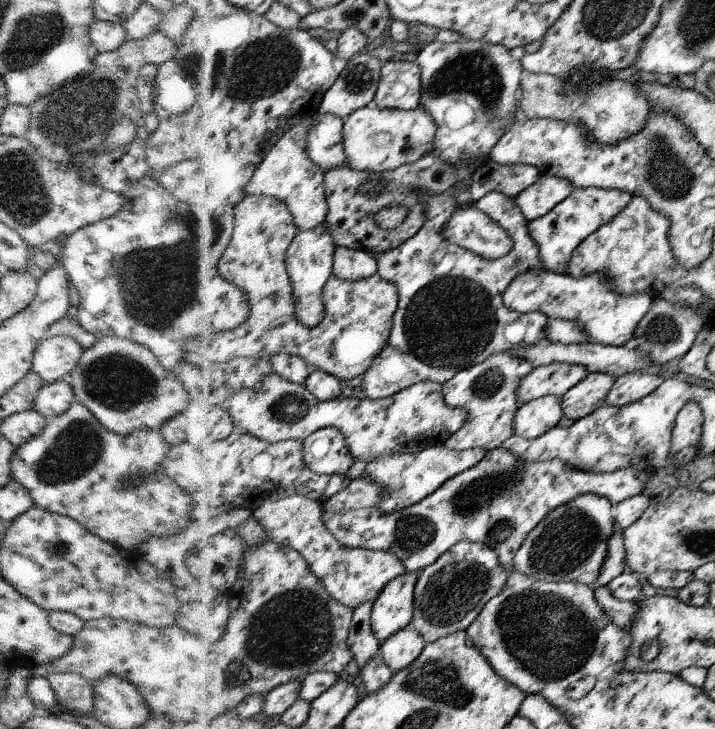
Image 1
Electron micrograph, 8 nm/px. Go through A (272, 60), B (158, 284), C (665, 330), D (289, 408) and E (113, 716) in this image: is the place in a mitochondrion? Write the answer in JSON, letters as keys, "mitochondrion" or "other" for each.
{"A":"mitochondrion","B":"mitochondrion","C":"mitochondrion","D":"mitochondrion","E":"other"}

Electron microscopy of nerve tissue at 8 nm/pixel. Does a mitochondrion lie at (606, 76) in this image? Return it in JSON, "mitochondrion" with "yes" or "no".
{"mitochondrion":"no"}

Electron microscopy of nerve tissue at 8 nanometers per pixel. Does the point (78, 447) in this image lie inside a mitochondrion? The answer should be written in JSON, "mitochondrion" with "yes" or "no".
{"mitochondrion":"yes"}

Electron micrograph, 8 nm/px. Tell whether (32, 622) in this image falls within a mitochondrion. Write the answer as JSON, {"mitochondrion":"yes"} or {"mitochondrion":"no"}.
{"mitochondrion":"no"}

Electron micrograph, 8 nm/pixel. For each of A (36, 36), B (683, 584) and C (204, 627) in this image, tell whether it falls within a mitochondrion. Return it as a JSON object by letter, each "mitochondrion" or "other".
{"A":"mitochondrion","B":"other","C":"other"}

